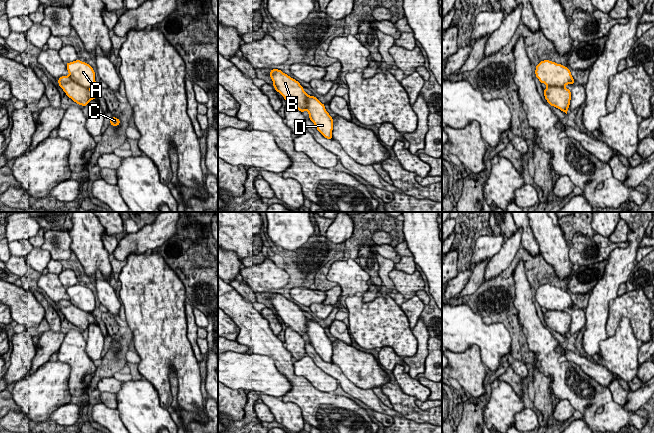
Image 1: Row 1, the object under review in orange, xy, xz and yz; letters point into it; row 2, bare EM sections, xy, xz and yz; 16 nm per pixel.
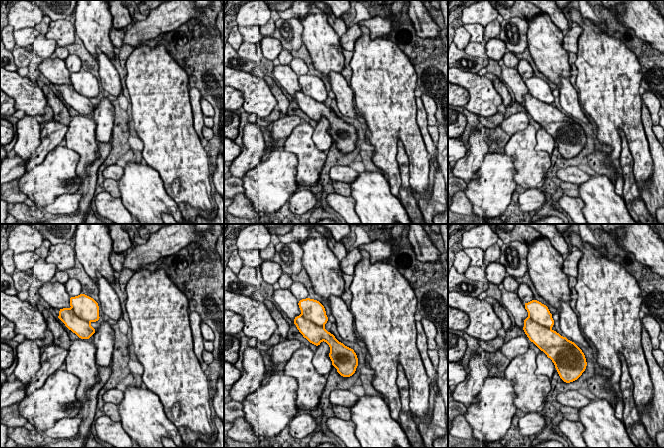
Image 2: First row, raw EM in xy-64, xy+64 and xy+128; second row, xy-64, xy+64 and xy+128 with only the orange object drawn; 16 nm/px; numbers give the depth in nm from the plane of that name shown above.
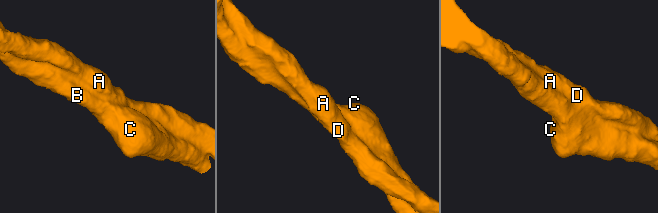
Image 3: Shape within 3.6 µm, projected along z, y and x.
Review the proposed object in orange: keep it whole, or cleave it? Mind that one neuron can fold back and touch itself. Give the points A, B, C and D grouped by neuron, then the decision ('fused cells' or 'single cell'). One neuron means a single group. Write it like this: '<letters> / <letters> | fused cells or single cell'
A B C D | single cell

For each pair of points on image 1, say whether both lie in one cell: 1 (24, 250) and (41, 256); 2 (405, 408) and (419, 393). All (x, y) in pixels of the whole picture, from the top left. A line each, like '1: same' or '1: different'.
1: same
2: different

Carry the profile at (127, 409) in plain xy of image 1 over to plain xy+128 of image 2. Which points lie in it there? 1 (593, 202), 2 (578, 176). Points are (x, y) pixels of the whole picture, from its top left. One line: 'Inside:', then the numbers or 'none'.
Inside: 1

